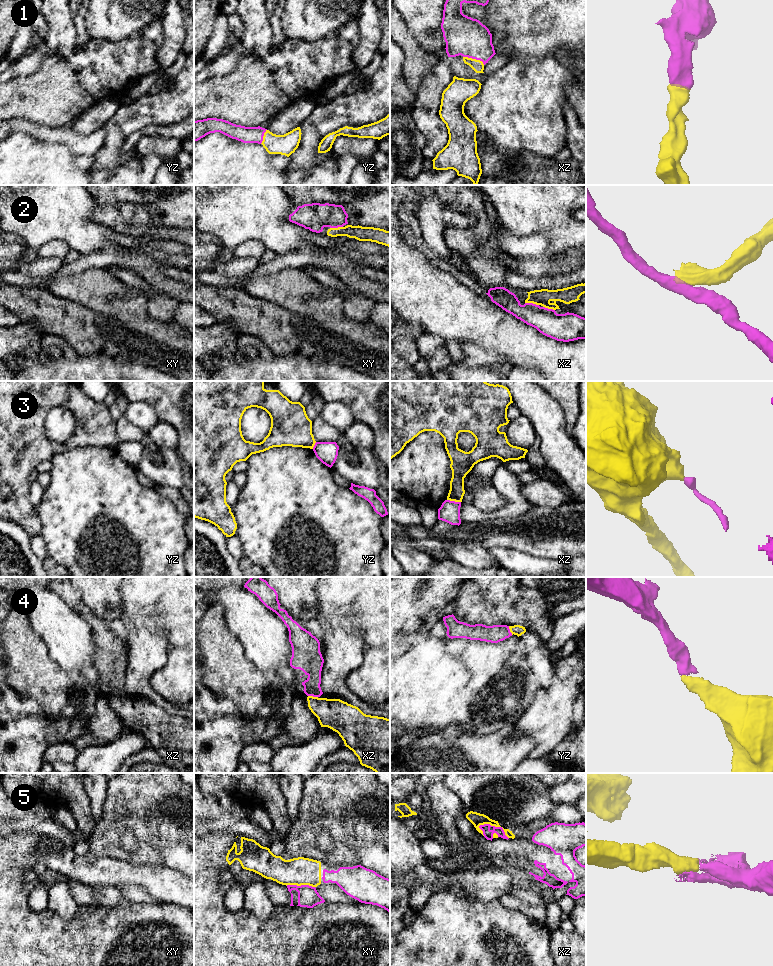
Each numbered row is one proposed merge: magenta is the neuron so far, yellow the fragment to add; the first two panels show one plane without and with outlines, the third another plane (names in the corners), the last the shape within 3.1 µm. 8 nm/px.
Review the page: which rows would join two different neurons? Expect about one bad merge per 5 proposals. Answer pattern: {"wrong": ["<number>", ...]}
{"wrong": ["3"]}

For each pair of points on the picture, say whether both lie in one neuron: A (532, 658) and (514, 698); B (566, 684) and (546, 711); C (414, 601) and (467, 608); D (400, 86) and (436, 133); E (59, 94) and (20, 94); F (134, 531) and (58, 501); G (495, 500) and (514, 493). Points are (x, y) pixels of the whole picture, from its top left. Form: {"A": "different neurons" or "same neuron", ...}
{"A": "same neuron", "B": "same neuron", "C": "different neurons", "D": "different neurons", "E": "same neuron", "F": "same neuron", "G": "different neurons"}

